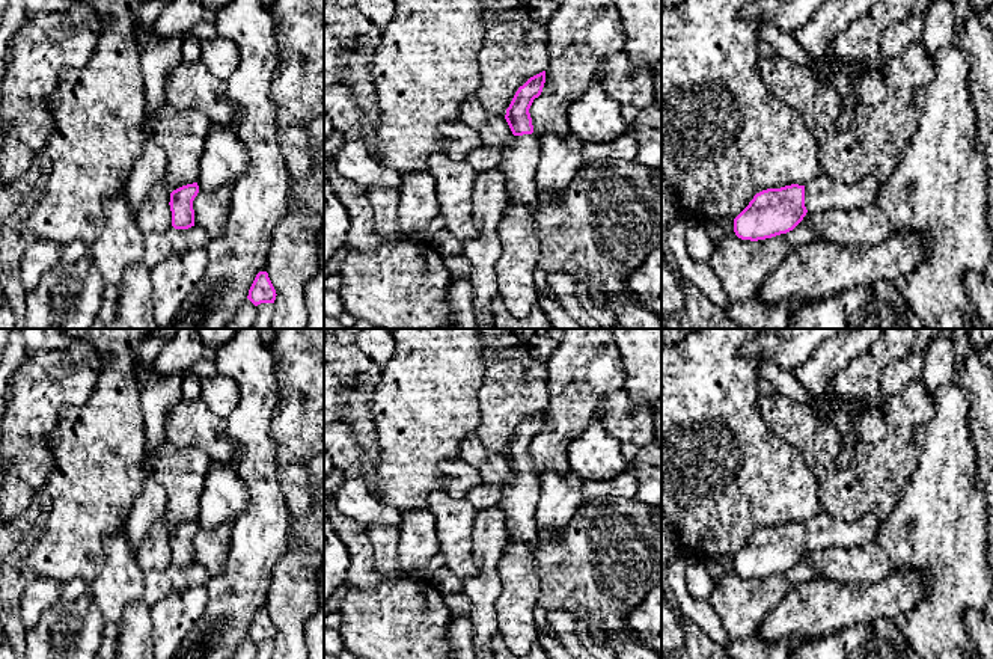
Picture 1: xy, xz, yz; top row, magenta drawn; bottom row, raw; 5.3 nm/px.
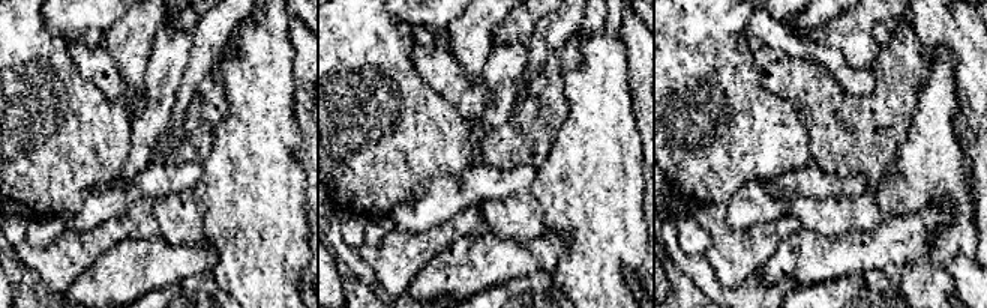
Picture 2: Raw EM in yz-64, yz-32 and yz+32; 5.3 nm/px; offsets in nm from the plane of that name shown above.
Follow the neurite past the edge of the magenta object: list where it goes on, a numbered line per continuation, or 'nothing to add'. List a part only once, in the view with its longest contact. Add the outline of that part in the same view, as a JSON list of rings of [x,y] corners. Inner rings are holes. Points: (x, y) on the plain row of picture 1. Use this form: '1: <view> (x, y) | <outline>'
1: yz (821, 531) | [[[821,510],[805,522],[805,544],[808,549],[850,549],[874,540],[878,528],[880,523],[872,514],[856,522],[847,522]]]

